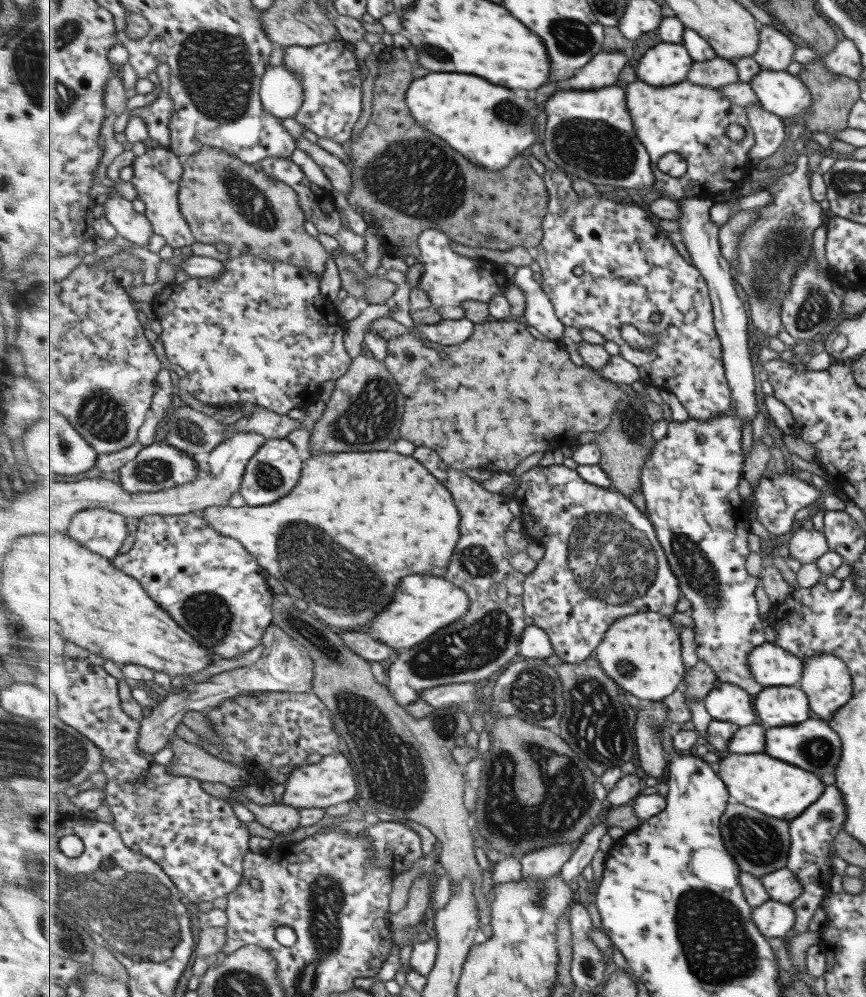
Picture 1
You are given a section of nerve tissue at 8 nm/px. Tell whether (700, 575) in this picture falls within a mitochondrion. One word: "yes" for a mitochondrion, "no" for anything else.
yes

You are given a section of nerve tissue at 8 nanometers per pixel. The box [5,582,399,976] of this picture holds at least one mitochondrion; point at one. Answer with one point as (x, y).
(135, 909)

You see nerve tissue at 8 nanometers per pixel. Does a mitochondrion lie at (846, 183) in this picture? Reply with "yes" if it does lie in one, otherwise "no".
yes

